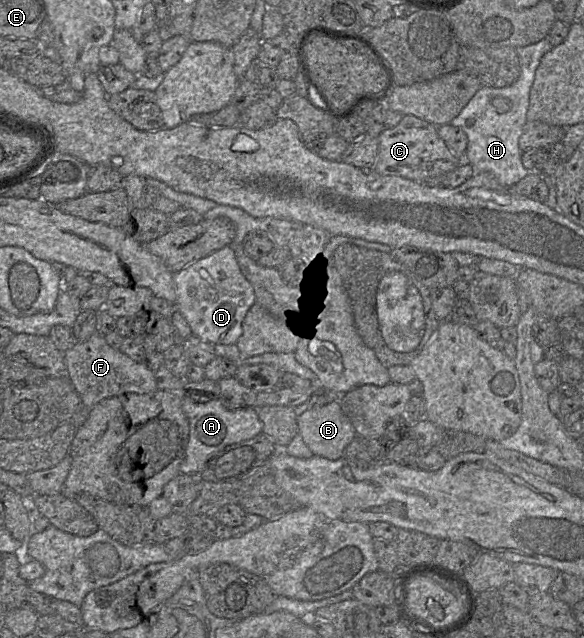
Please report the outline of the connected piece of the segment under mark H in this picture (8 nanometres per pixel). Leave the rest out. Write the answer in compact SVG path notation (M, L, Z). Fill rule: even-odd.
M545 38L535 44L514 48L517 50L521 67L521 74L517 81L504 88L482 86L460 114L450 122L452 126L460 127L467 135L464 162L470 163L477 172L492 173L499 184L505 188L516 184L530 172L523 166L521 161L522 151L519 148L519 138L527 122L526 114L535 72L542 57L553 46ZM494 97L508 98L511 101L511 109L506 113L499 114L491 104Z

